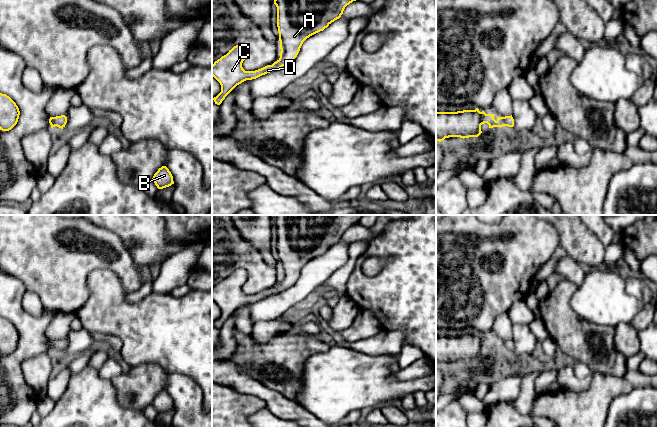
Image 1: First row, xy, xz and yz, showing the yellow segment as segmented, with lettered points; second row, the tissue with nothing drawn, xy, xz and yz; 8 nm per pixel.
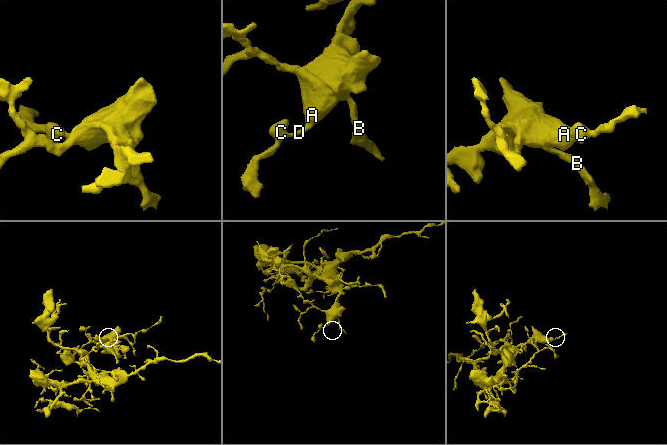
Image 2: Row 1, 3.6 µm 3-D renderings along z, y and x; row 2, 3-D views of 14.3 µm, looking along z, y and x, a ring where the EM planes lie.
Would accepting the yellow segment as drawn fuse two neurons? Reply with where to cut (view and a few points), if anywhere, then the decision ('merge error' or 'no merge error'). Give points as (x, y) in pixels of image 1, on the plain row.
no cut; no merge error

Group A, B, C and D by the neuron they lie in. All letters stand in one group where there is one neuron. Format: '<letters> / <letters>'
A B C D

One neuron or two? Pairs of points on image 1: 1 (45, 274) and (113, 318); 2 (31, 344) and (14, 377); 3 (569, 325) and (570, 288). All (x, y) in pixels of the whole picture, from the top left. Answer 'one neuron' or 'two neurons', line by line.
1: two neurons
2: one neuron
3: one neuron

